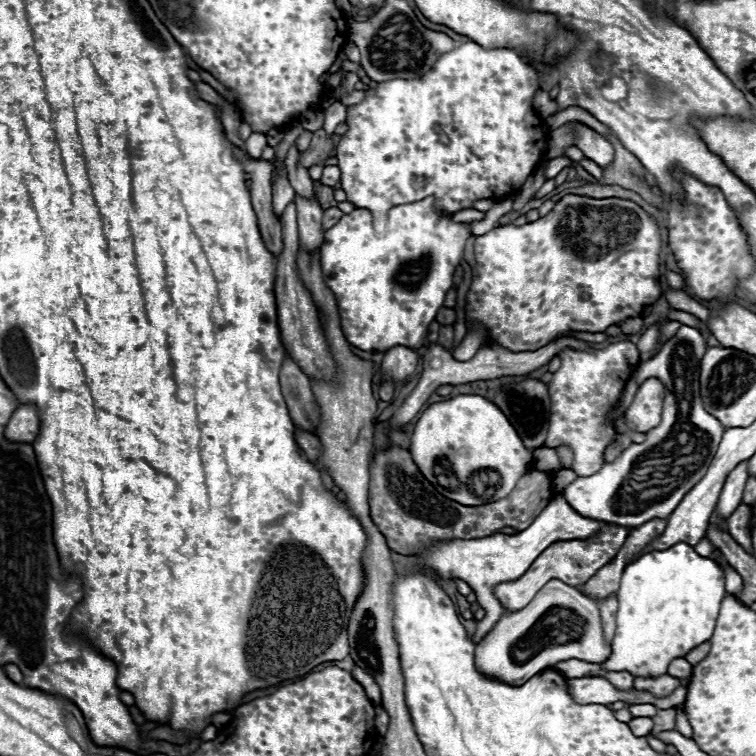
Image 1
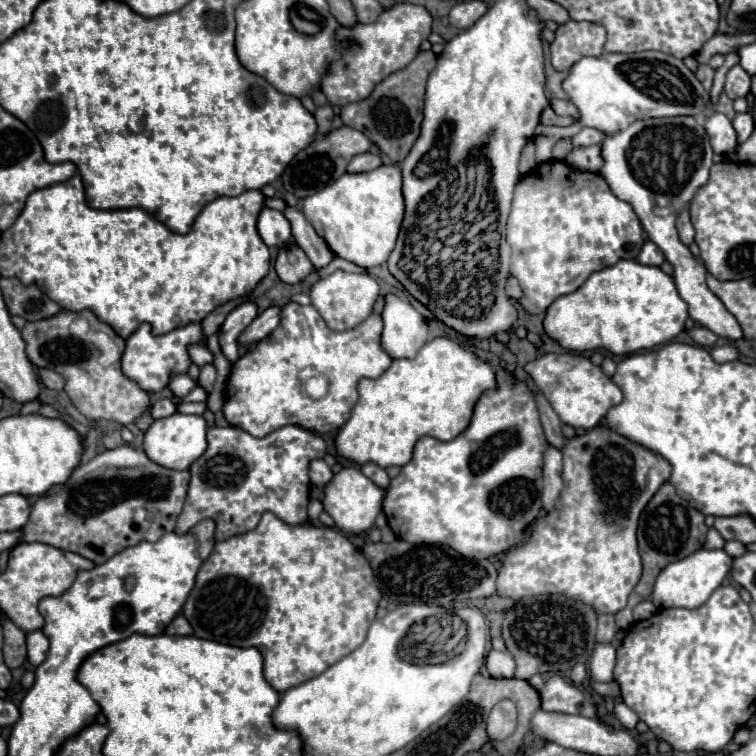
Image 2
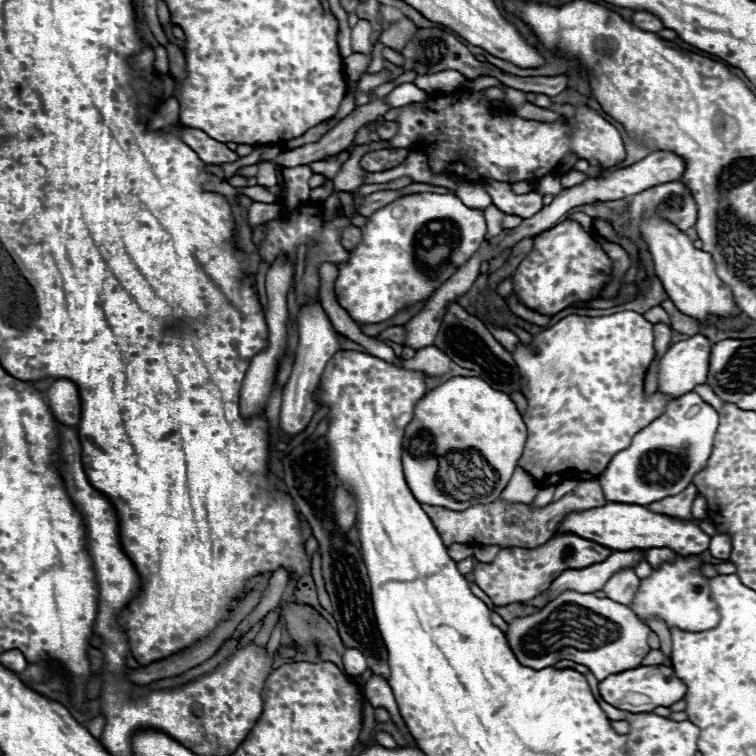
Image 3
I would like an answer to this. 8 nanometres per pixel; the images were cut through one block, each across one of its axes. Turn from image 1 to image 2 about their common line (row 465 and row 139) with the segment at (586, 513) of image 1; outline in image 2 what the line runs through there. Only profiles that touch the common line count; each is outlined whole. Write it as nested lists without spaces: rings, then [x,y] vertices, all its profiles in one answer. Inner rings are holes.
[[[674,116],[656,120],[638,120],[616,136],[606,136],[602,142],[604,166],[600,174],[608,180],[610,190],[628,202],[638,214],[648,238],[664,252],[674,266],[674,282],[688,304],[688,314],[700,326],[710,328],[718,336],[738,340],[742,336],[740,324],[724,308],[724,304],[706,286],[706,268],[696,260],[688,246],[678,238],[676,216],[690,206],[696,192],[708,182],[714,150],[704,128],[706,116]]]

